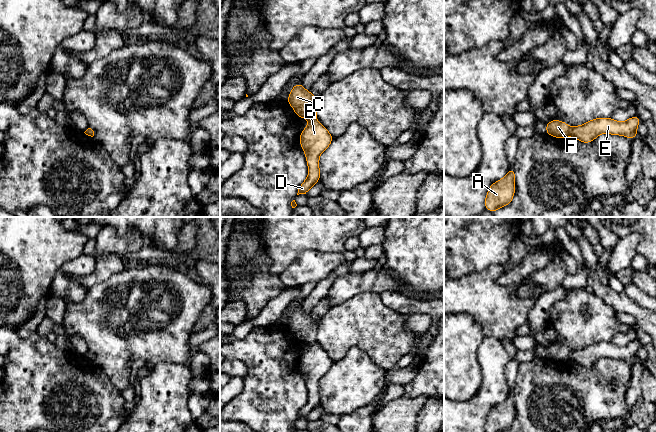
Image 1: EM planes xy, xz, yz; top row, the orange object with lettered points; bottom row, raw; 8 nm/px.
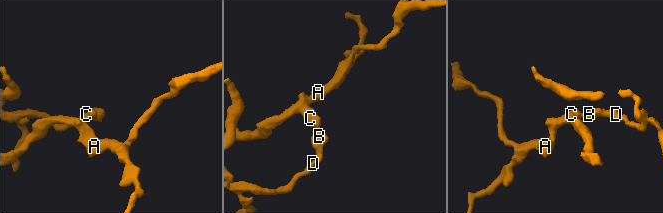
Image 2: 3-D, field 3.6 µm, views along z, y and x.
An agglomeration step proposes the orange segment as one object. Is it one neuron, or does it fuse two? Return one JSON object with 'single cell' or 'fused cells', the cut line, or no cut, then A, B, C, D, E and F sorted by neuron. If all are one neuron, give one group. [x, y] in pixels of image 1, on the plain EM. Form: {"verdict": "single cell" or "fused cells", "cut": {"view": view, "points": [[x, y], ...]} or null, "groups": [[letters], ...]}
{"verdict": "fused cells", "cut": {"view": "yz", "points": [[571, 352], [569, 359]]}, "groups": [["A", "C", "F"], ["B", "D", "E"]]}

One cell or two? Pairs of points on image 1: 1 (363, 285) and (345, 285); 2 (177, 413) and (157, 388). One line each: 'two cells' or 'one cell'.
1: one cell
2: one cell

